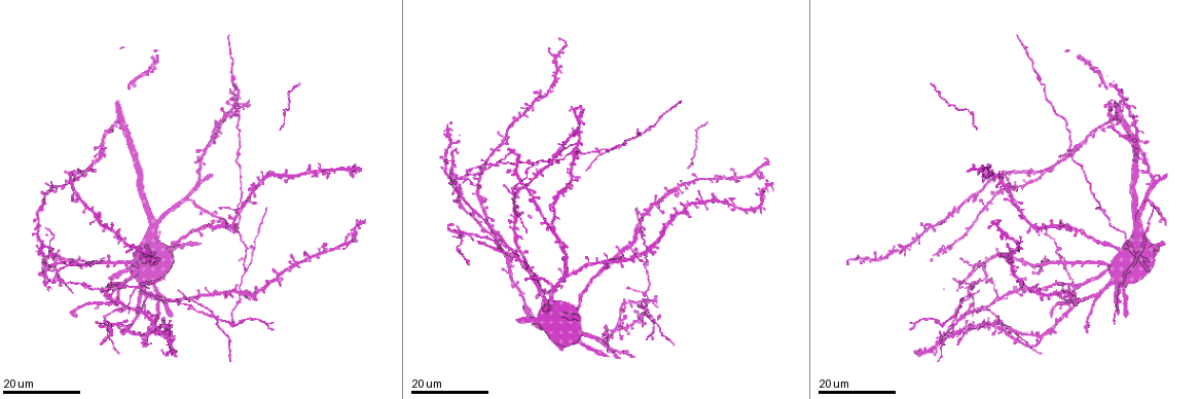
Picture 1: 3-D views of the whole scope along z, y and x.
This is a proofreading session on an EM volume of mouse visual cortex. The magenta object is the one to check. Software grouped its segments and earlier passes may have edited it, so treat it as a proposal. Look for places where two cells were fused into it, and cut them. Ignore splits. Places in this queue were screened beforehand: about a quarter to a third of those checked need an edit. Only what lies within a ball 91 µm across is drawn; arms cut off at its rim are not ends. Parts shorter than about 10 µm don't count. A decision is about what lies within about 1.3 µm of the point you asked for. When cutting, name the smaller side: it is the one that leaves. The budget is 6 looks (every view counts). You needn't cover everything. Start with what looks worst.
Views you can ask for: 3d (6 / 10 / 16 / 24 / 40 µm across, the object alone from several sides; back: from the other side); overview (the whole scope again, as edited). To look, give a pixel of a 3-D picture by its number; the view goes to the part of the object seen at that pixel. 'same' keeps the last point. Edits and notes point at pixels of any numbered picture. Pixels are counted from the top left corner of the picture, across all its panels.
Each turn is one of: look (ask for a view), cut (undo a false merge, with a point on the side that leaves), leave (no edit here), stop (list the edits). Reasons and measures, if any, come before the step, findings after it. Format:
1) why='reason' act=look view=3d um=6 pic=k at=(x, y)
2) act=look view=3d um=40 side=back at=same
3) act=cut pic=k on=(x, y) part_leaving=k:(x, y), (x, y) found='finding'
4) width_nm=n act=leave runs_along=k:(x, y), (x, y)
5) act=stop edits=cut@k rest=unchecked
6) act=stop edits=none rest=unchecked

why='three-way junction' act=look view=3d um=16 pic=1 at=(543, 162)

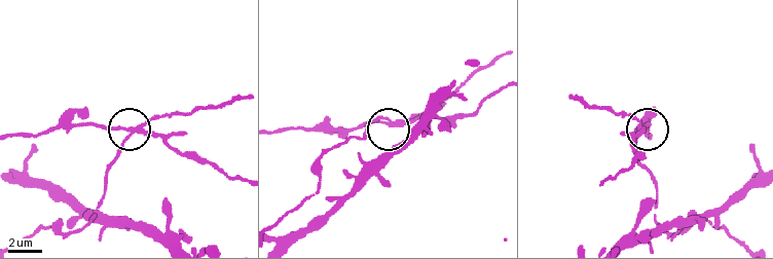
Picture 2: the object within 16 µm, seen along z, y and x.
act=look view=3d um=10 pic=2 at=(129, 126)

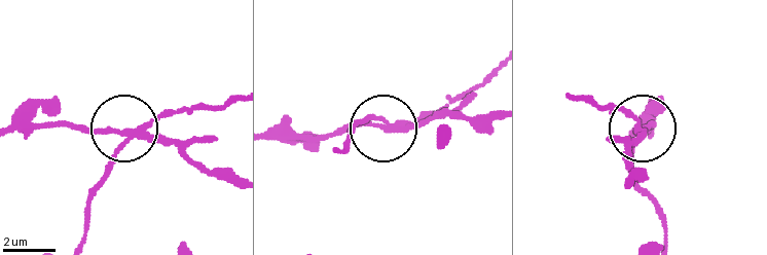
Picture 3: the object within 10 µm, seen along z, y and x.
act=look view=3d um=10 side=back pic=3 at=(121, 133)

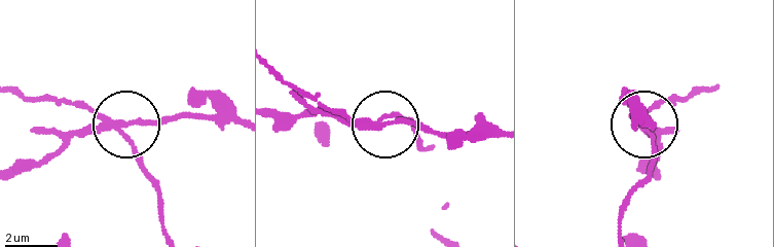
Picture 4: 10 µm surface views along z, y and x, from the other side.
act=cut pic=4 on=(152, 124) part_leaving=4:(112, 126), (87, 128), (48, 154), (14, 163) found='a second cell is stuck on'

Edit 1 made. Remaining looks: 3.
act=look view=overview

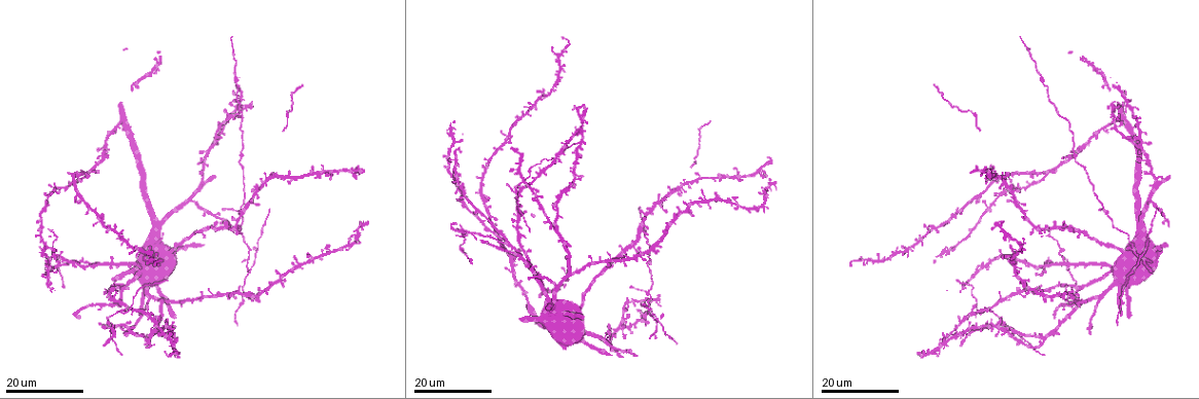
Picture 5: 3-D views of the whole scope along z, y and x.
act=look view=3d um=24 pic=5 at=(529, 173)

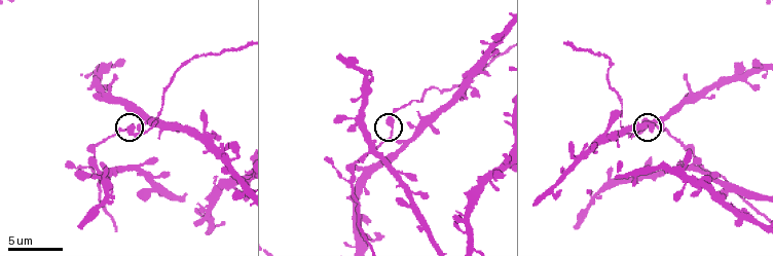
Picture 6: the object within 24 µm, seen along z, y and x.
why='zoom in' act=look view=3d um=10 pic=6 at=(390, 136)

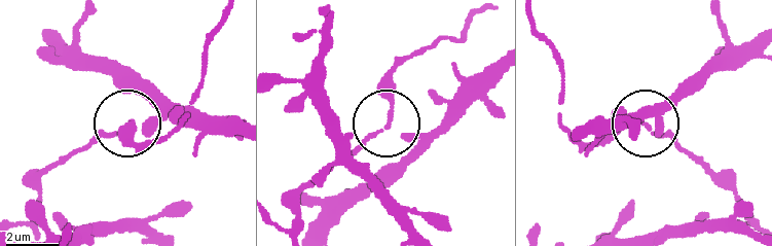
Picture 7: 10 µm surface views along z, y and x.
width_nm=140 act=leave found='all the same cell'

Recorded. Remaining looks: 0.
act=stop edits=cut@4 rest=unchecked

